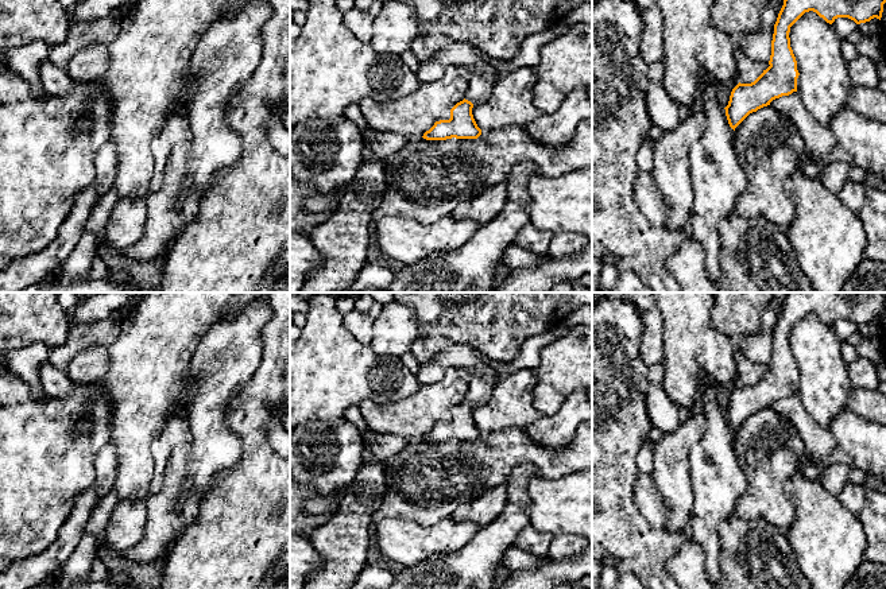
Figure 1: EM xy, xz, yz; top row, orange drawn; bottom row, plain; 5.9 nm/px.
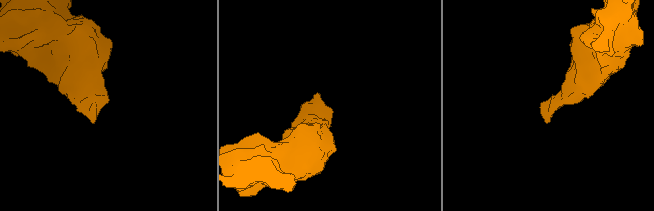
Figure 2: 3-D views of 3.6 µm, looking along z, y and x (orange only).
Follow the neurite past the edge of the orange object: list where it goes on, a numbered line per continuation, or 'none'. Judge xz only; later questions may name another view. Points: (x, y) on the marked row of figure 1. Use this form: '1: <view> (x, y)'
1: xz (479, 85)

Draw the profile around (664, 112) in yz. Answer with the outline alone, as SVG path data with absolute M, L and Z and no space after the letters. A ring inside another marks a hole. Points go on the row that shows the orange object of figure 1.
M662 61L647 66L646 106L653 125L672 131L682 119L680 105L669 96L663 86L665 66Z

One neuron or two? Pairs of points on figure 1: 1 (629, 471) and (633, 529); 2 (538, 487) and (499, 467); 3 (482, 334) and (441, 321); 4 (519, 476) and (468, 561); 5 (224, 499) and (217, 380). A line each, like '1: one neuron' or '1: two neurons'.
1: one neuron
2: two neurons
3: one neuron
4: one neuron
5: two neurons

